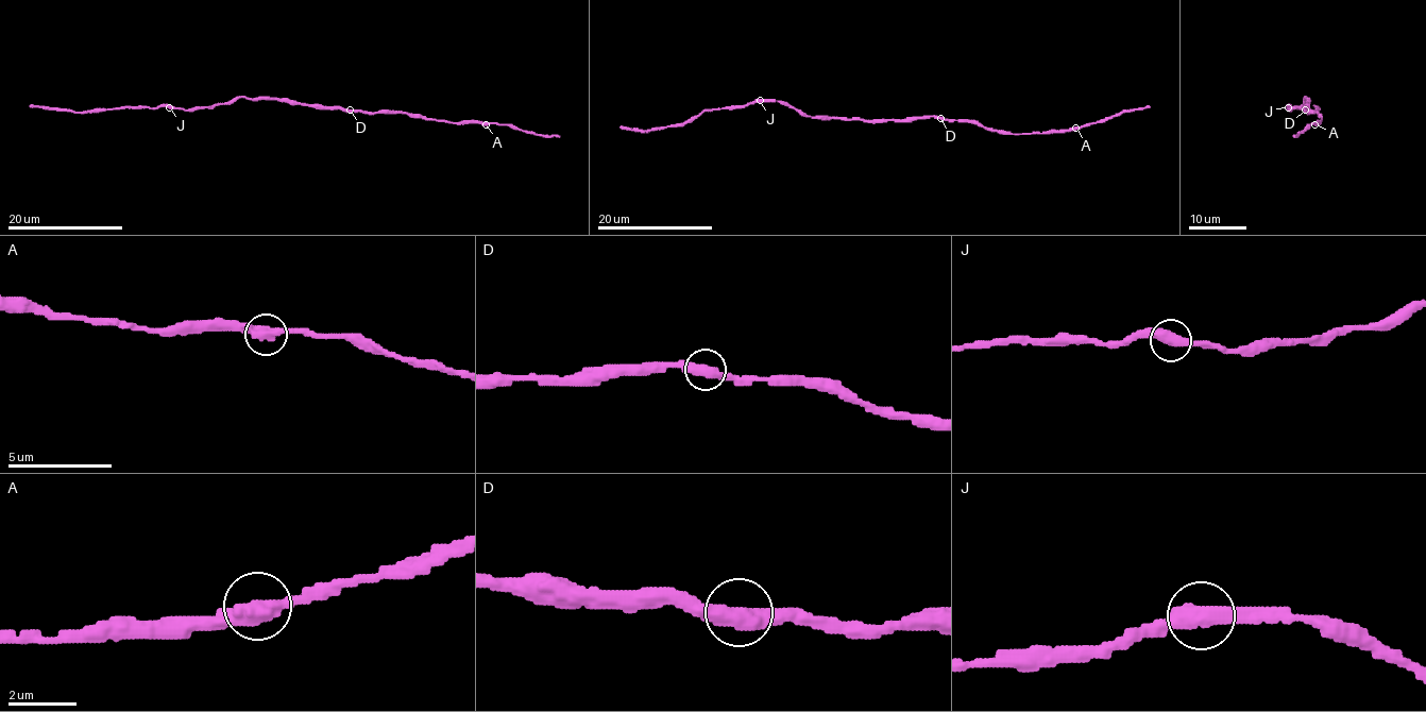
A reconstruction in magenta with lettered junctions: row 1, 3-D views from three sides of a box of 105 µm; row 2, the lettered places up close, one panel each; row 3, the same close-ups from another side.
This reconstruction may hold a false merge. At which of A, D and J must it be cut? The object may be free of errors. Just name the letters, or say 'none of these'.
none of these

